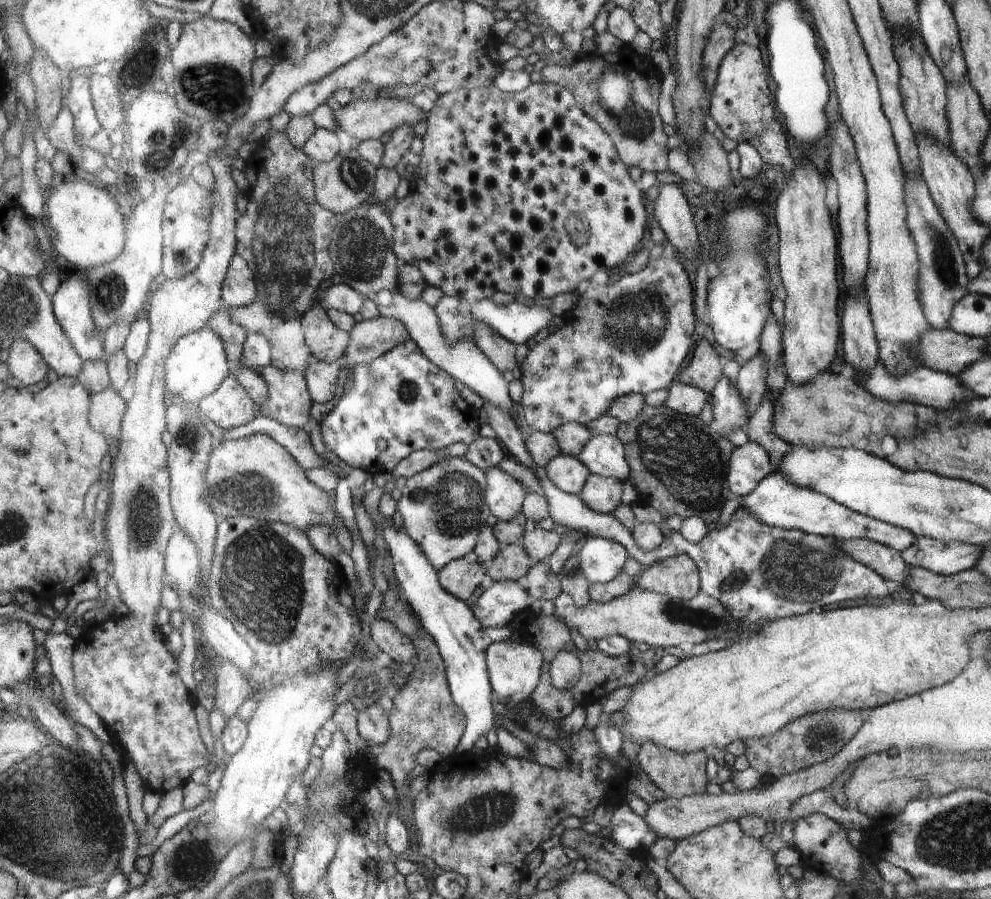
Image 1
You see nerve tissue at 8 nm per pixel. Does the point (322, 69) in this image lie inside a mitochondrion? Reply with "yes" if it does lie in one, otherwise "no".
no

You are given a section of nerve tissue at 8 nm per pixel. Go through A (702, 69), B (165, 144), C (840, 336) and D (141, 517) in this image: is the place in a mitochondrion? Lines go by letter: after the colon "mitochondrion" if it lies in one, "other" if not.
A: other
B: mitochondrion
C: other
D: mitochondrion

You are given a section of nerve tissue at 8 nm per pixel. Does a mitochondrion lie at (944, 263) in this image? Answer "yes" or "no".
yes

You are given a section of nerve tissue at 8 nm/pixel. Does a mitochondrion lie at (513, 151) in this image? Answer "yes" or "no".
no

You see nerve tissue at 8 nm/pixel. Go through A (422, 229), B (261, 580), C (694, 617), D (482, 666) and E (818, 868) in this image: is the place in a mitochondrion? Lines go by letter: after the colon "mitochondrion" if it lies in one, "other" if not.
A: other
B: mitochondrion
C: mitochondrion
D: other
E: other

